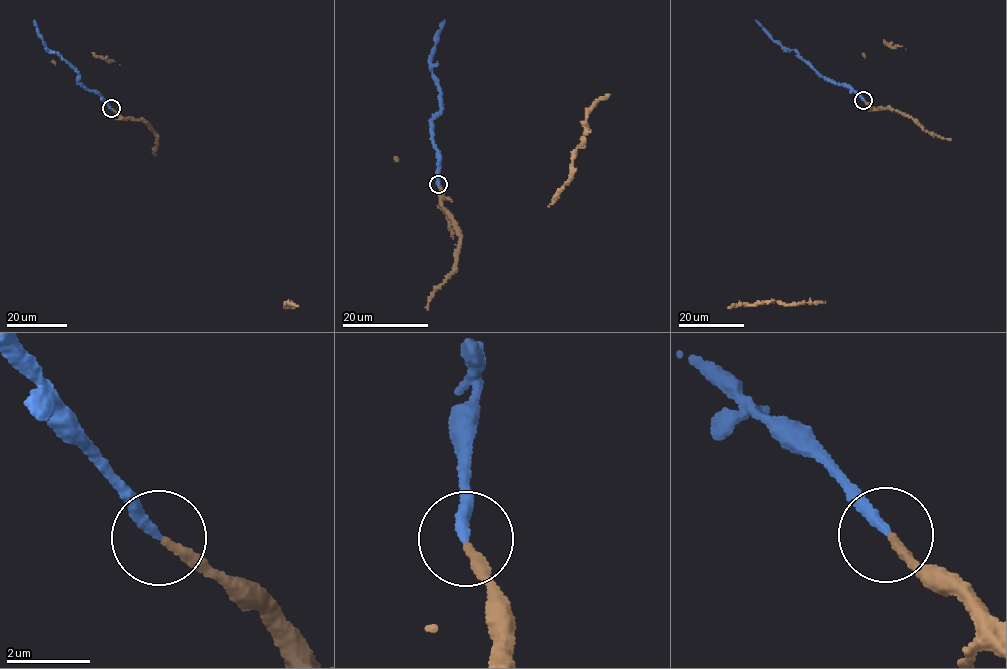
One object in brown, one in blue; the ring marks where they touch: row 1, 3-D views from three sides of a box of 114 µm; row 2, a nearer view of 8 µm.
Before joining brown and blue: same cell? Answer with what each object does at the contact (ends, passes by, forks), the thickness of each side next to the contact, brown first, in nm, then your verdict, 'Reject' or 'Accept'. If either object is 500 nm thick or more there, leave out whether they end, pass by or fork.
At the ring brown ends. At the ring blue ends. Thickness 240 nm (brown) against 240 nm. Accept

